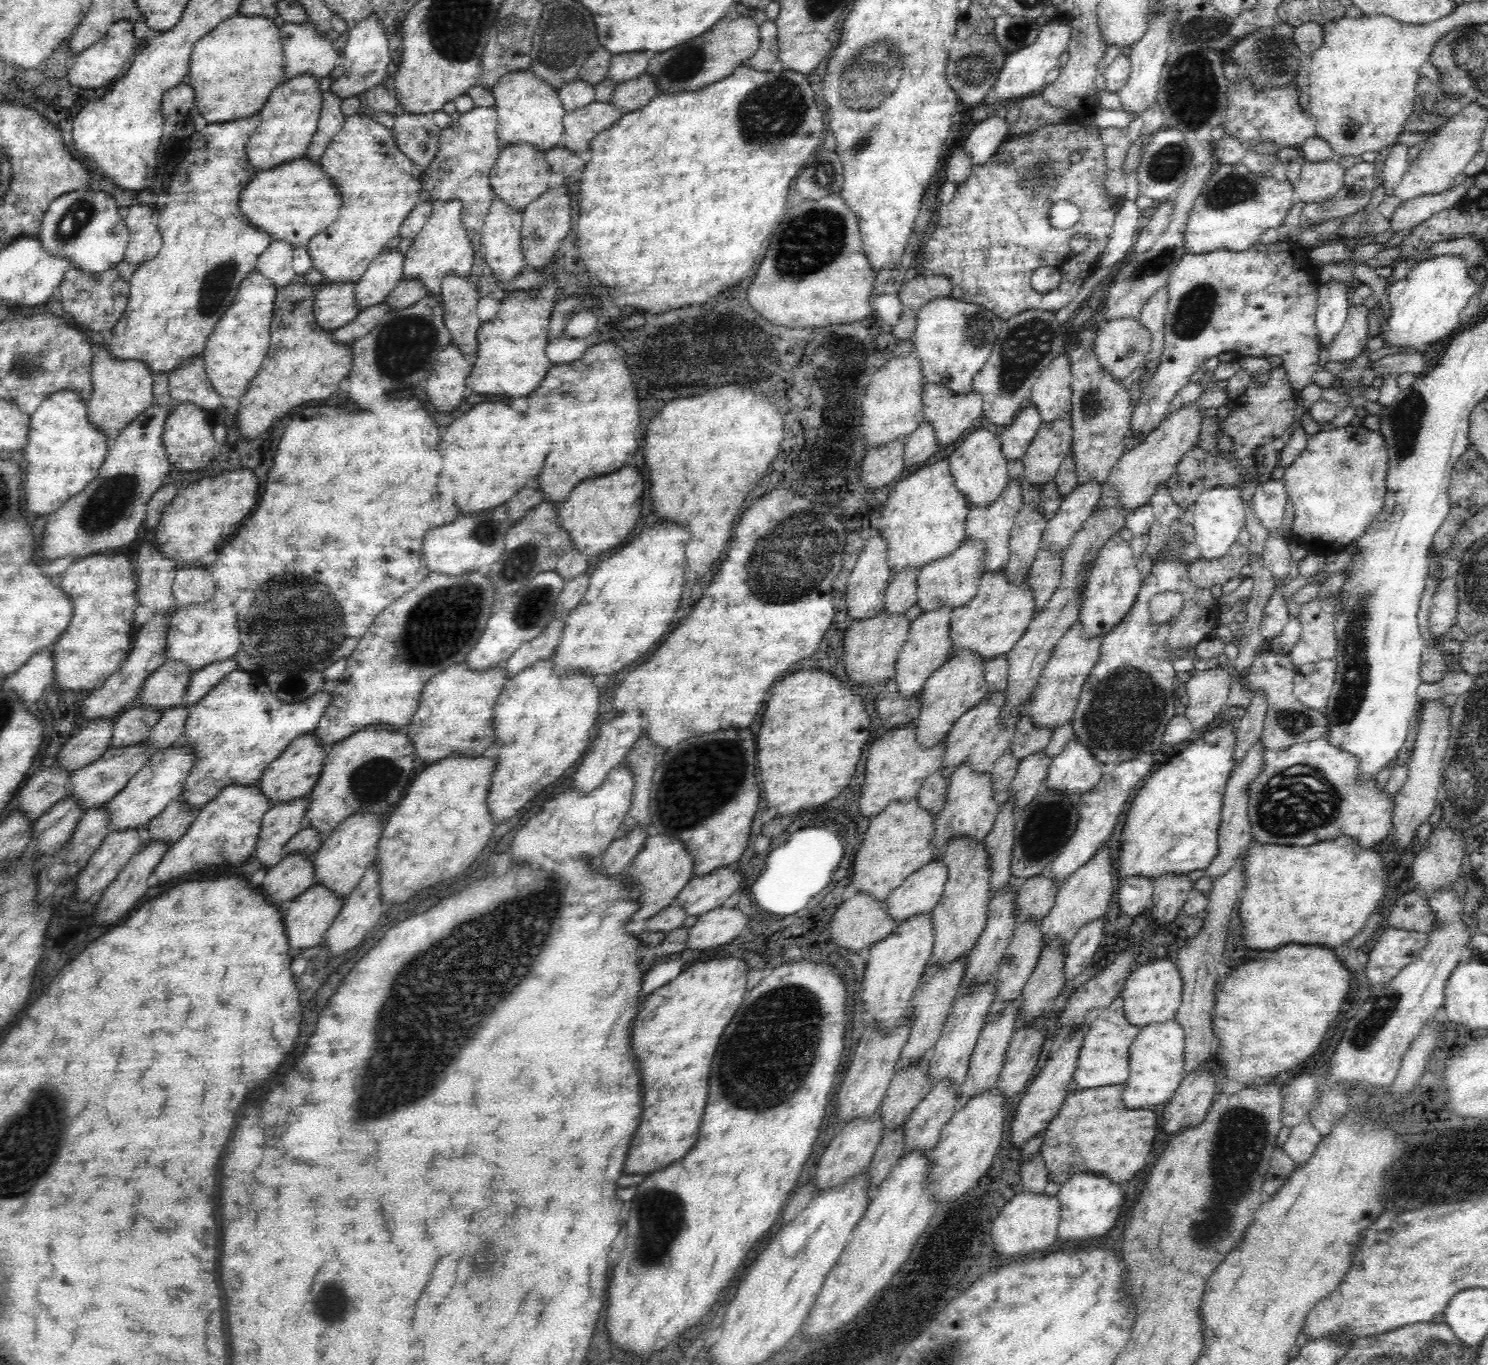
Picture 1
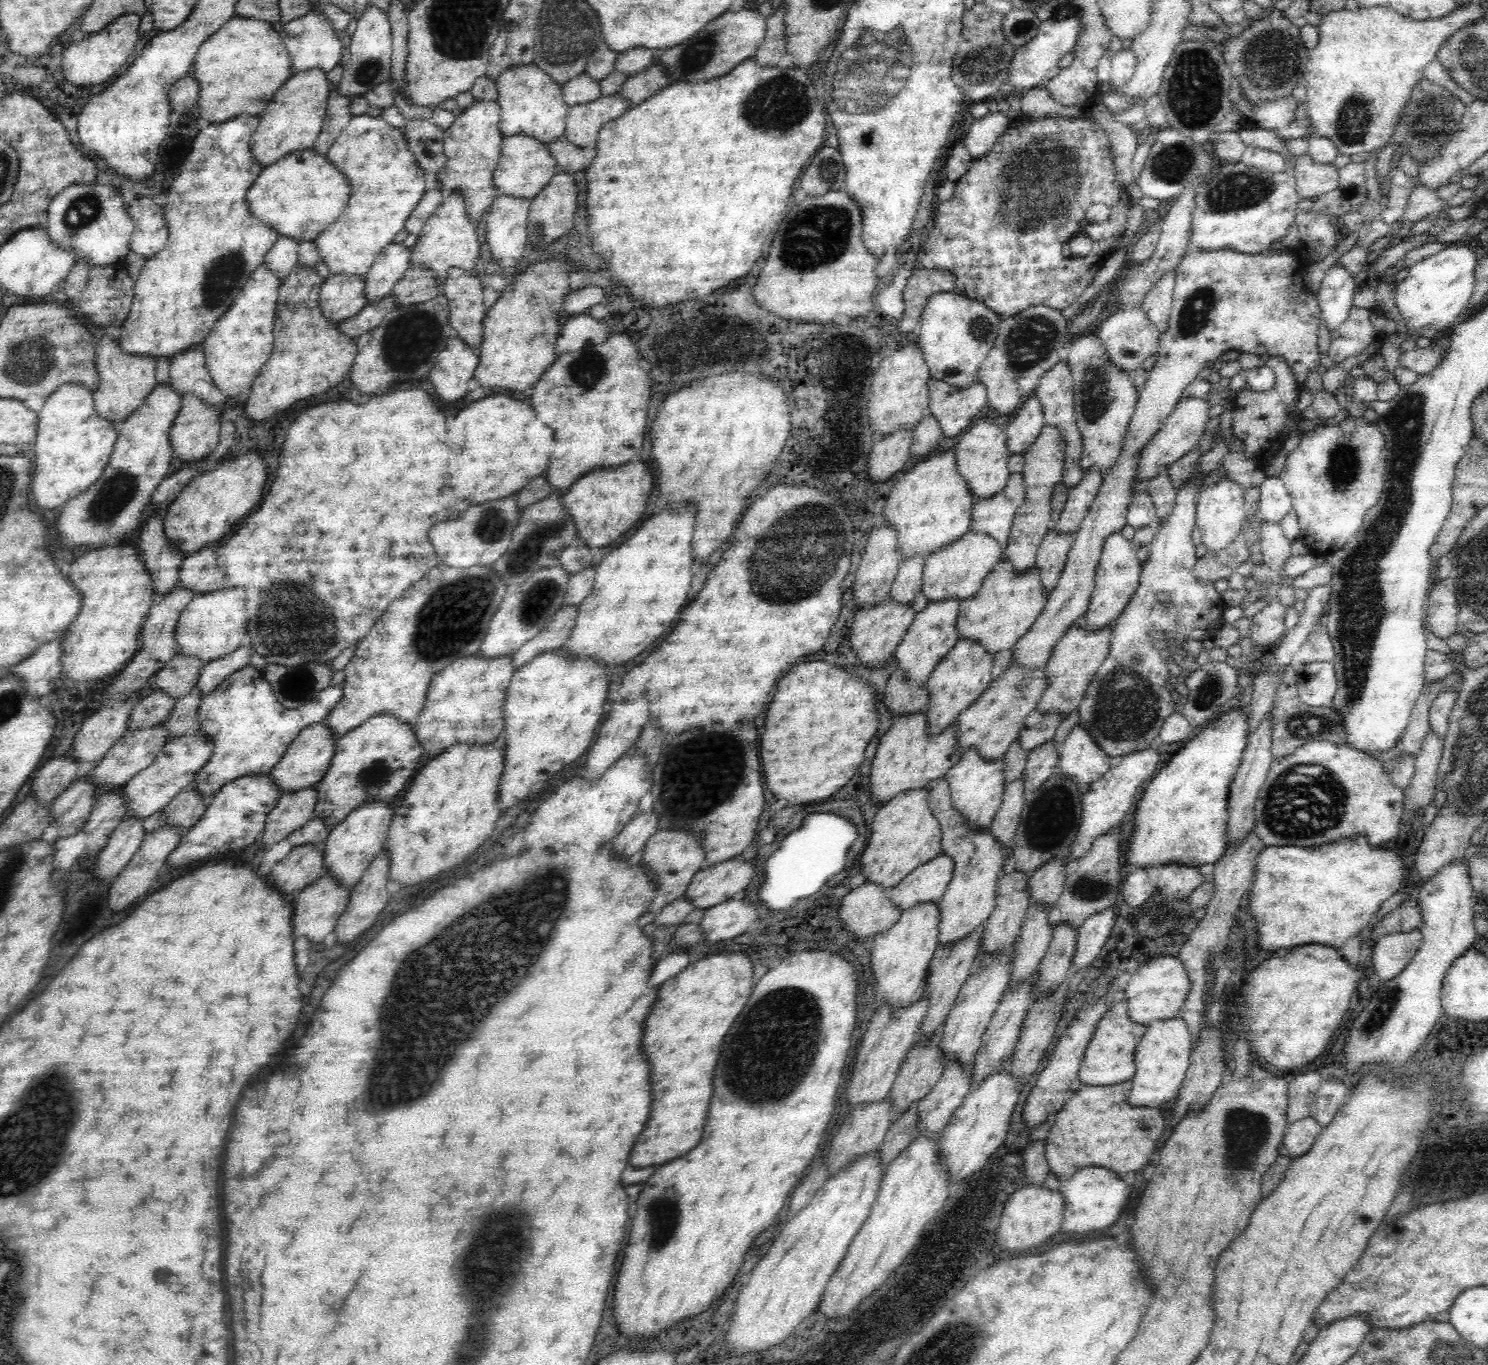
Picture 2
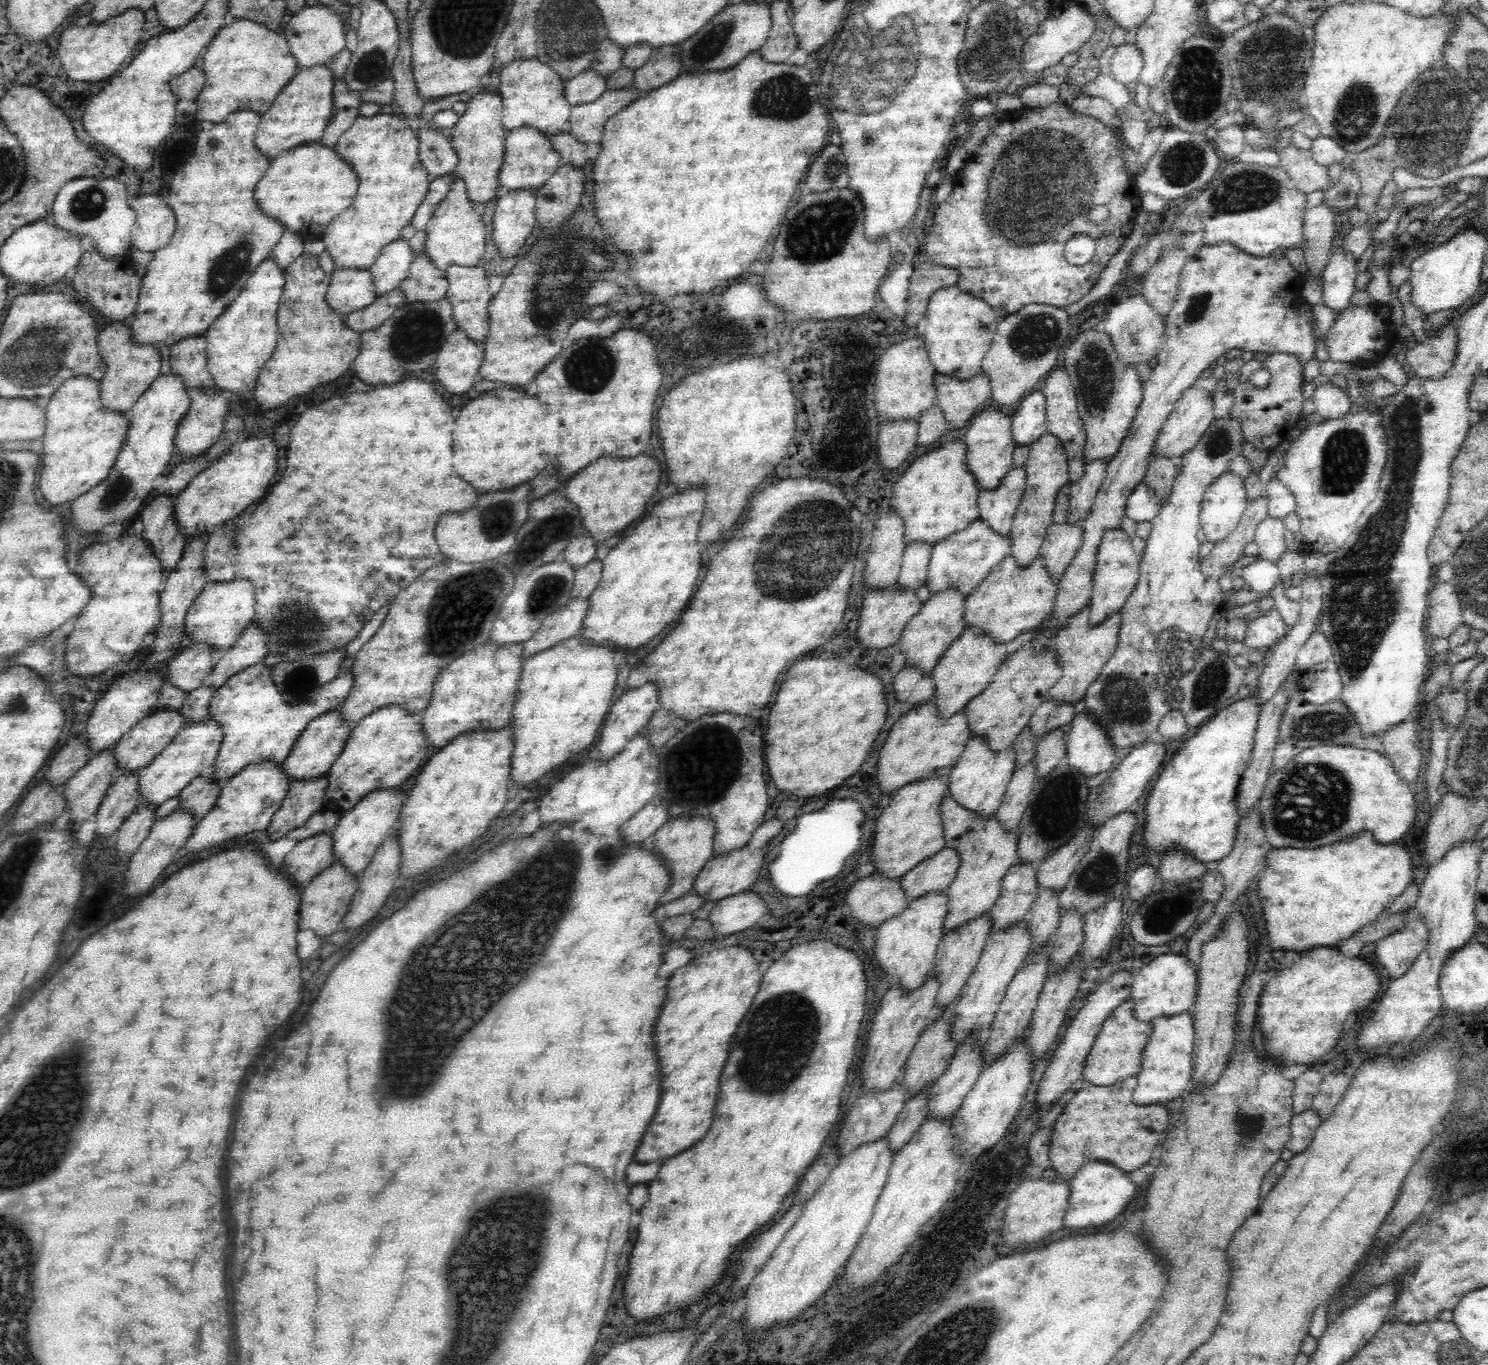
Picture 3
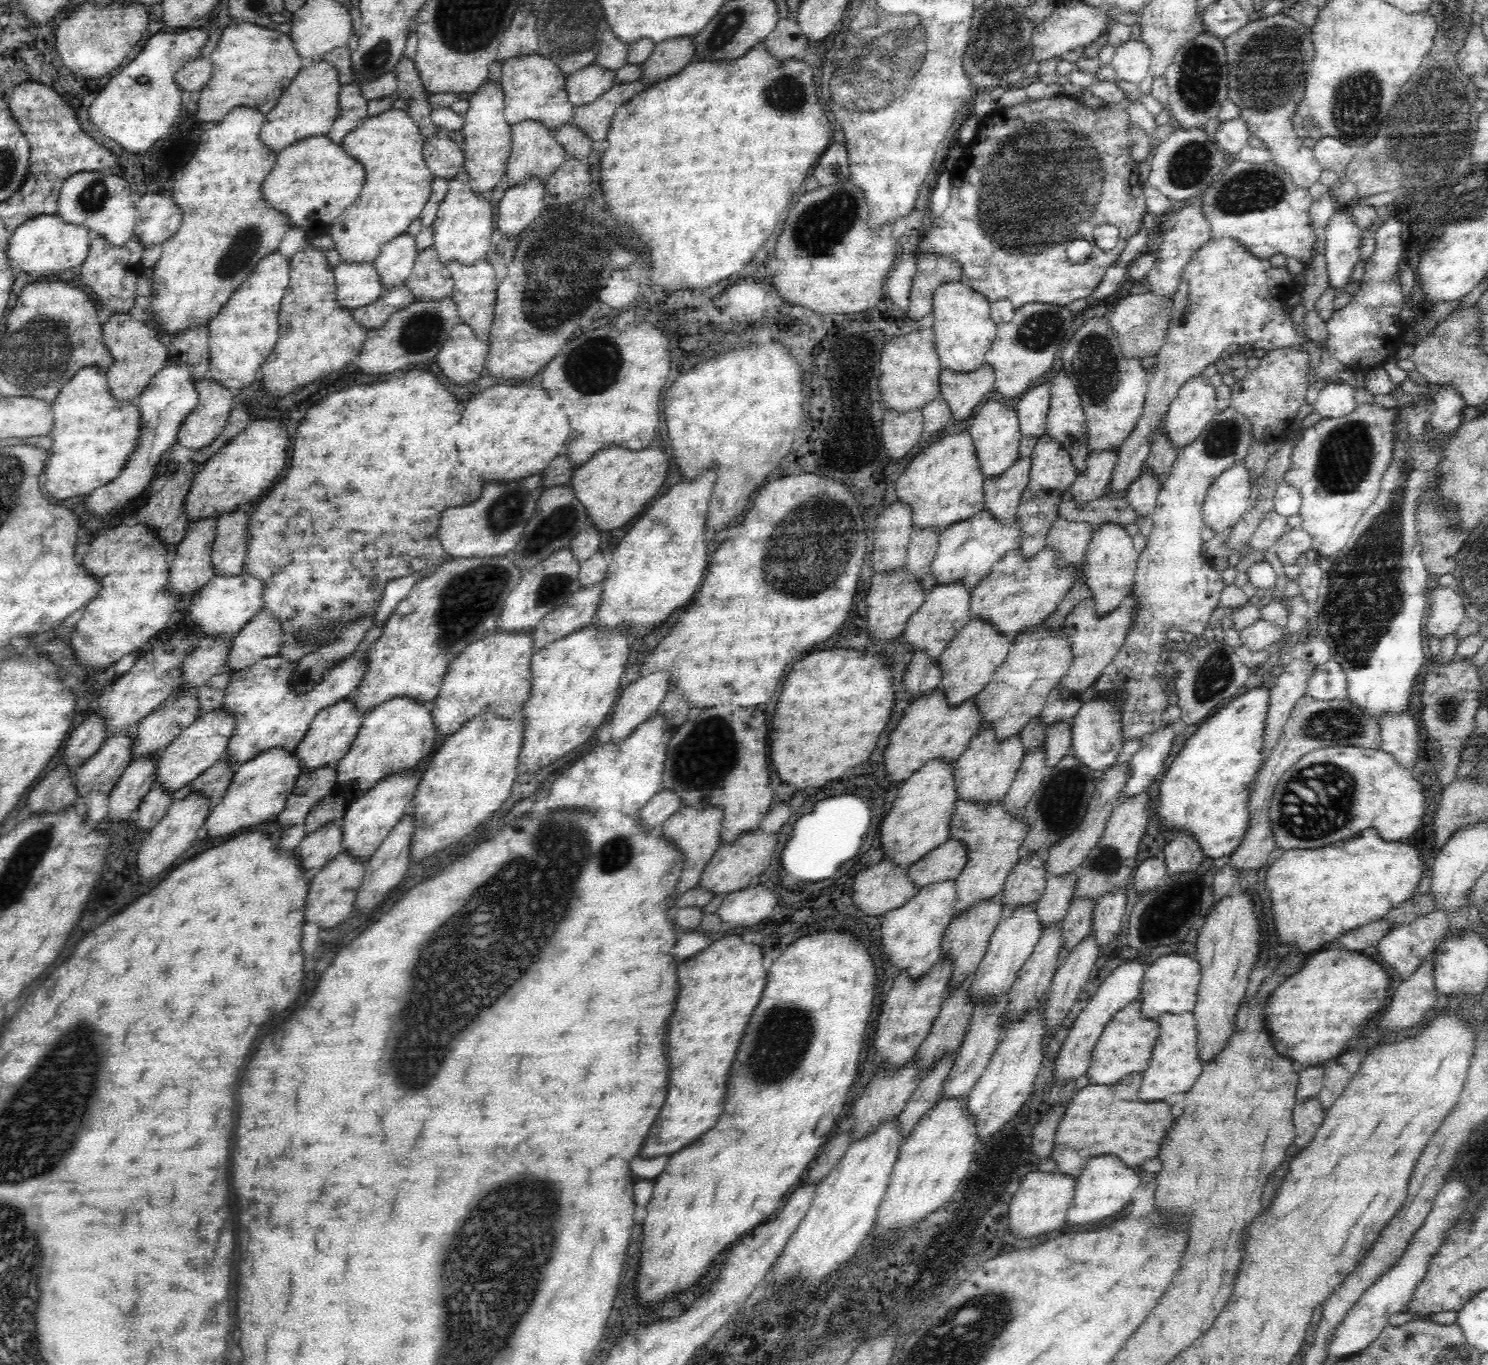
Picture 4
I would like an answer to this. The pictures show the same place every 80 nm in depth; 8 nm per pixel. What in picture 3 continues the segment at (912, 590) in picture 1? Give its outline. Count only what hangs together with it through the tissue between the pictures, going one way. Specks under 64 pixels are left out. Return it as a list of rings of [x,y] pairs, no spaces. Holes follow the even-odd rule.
[[[914,540],[907,544],[896,584],[903,588],[918,590],[927,583],[928,562],[933,546],[934,544],[923,540]]]

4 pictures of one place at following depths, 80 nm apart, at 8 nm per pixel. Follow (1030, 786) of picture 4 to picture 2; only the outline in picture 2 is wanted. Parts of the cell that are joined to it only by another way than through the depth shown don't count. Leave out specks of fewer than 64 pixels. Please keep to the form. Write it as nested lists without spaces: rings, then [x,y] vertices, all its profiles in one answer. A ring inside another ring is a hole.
[[[1023,776],[1008,782],[1000,808],[989,826],[989,830],[1005,850],[1014,846],[1017,826],[1025,807],[1025,792]]]

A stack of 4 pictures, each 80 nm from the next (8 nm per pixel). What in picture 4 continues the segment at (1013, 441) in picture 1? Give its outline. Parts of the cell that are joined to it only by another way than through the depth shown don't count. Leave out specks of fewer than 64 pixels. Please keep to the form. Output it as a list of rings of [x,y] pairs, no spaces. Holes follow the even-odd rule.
[[[1045,382],[1024,393],[1017,401],[1017,413],[1023,436],[1042,436],[1047,427],[1051,384]]]

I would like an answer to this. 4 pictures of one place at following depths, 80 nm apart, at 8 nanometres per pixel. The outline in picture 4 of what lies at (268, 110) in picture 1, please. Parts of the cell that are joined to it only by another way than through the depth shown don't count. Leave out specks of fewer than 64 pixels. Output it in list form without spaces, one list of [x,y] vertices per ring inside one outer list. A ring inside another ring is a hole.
[[[327,60],[307,62],[292,84],[282,93],[276,107],[267,113],[260,129],[259,139],[274,152],[308,138],[328,134],[340,114],[341,82],[336,67]]]

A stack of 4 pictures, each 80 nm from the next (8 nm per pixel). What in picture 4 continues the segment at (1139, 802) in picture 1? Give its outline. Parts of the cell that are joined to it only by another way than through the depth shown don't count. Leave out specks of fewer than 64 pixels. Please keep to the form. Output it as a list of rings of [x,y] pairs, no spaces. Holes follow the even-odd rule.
[[[1265,680],[1261,685],[1219,706],[1211,717],[1206,718],[1206,722],[1201,722],[1198,730],[1188,739],[1160,784],[1160,800],[1156,812],[1162,824],[1170,830],[1194,834],[1195,840],[1199,842],[1200,851],[1209,858],[1222,858],[1233,853],[1247,831],[1251,819],[1249,800],[1254,790],[1251,786],[1264,766],[1263,736],[1266,730],[1265,718],[1271,701],[1270,688],[1272,686],[1269,686],[1269,681]]]

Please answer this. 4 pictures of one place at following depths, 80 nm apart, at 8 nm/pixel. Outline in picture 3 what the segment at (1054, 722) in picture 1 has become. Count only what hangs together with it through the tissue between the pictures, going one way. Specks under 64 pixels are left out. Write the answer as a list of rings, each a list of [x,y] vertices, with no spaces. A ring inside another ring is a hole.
[[[1088,601],[1084,607],[1072,615],[1058,631],[1053,639],[1057,658],[1061,665],[1062,675],[1059,681],[1050,689],[1047,699],[1057,700],[1060,703],[1076,703],[1085,696],[1088,687],[1101,674],[1104,665],[1112,658],[1113,651],[1117,647],[1117,636],[1120,632],[1121,611],[1108,616],[1103,623],[1093,627],[1089,623],[1090,604]]]

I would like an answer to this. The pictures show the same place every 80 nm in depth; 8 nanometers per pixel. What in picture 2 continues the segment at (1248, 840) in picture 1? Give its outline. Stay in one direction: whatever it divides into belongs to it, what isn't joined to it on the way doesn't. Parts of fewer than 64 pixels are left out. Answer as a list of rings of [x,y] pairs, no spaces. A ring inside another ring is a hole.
[[[1271,708],[1264,714],[1264,718],[1258,720],[1256,731],[1250,733],[1248,744],[1243,752],[1242,762],[1235,772],[1234,780],[1230,785],[1230,794],[1228,797],[1227,811],[1227,842],[1229,846],[1234,846],[1238,840],[1242,840],[1246,836],[1246,832],[1250,832],[1255,827],[1256,818],[1252,814],[1254,804],[1258,798],[1261,786],[1265,783],[1273,756],[1271,753],[1272,743],[1272,724],[1271,724]]]

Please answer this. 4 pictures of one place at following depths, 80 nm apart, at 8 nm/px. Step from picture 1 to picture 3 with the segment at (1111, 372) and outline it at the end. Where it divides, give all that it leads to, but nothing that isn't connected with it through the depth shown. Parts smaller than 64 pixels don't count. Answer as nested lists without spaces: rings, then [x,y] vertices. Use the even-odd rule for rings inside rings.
[[[1140,292],[1130,295],[1128,298],[1116,302],[1112,308],[1106,310],[1106,314],[1095,326],[1108,333],[1112,339],[1117,357],[1126,364],[1138,365],[1142,360],[1150,361],[1154,358],[1163,343],[1165,331],[1165,320],[1161,314],[1148,301],[1145,295]]]

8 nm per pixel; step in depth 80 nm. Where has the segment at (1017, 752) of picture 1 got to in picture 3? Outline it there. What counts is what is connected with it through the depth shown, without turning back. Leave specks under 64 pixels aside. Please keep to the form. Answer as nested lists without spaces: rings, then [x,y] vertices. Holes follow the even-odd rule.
[[[1052,699],[1044,701],[1029,720],[1033,736],[1039,739],[1054,728],[1070,724],[1076,716],[1073,706],[1074,703],[1060,703]]]

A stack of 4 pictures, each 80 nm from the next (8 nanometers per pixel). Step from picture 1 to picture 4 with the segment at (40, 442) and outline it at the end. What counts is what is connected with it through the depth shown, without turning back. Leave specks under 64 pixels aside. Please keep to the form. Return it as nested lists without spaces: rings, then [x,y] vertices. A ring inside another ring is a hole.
[[[99,366],[81,368],[61,388],[52,403],[54,444],[48,463],[46,490],[52,498],[64,500],[108,484],[120,476],[129,456],[140,444],[139,406],[135,400],[115,400],[109,394],[107,370]]]

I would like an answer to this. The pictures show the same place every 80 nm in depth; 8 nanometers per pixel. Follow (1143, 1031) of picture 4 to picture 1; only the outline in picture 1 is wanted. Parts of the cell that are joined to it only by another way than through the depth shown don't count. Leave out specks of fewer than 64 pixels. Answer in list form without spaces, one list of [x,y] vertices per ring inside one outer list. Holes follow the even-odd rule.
[[[1116,998],[1107,1007],[1096,1011],[1088,1024],[1077,1060],[1074,1078],[1080,1088],[1098,1088],[1112,1086],[1128,1080],[1129,1048],[1133,1040],[1140,1034],[1141,1027],[1128,1022],[1123,1009],[1124,1000]]]

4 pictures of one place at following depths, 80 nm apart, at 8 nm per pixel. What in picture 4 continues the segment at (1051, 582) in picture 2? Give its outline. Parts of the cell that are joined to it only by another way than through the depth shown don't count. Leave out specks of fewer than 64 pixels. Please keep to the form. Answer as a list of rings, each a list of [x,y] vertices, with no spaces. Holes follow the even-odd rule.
[[[1057,518],[1050,527],[1045,546],[1053,548],[1067,564],[1078,564],[1084,557],[1094,527],[1090,522]]]

